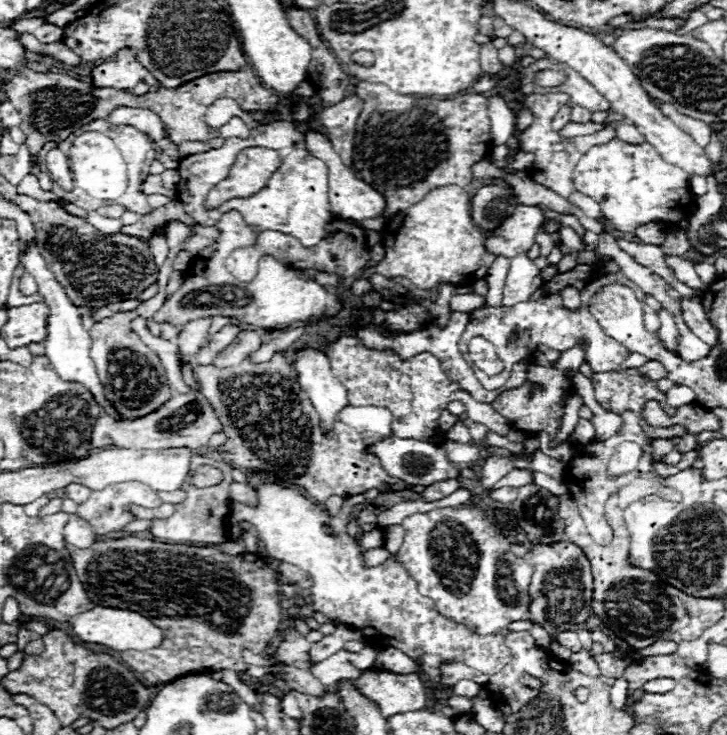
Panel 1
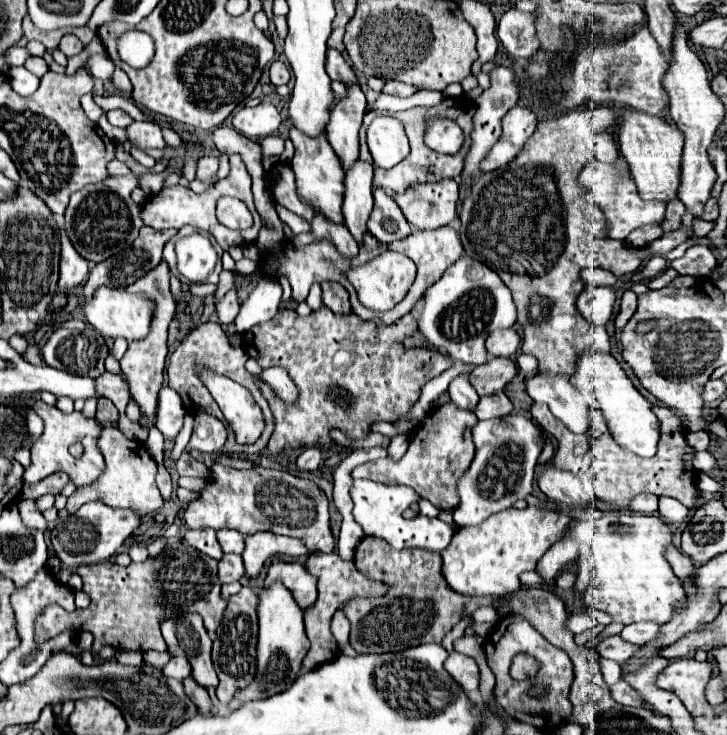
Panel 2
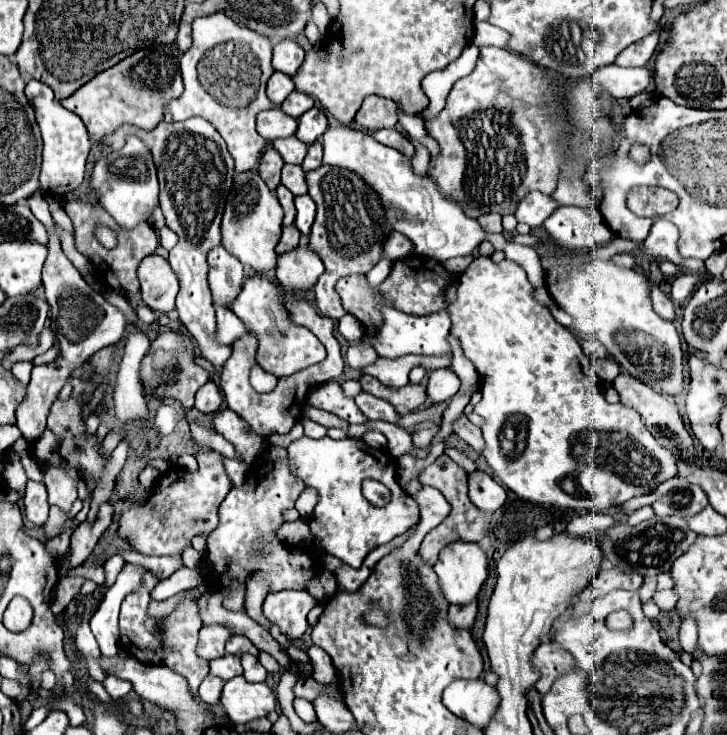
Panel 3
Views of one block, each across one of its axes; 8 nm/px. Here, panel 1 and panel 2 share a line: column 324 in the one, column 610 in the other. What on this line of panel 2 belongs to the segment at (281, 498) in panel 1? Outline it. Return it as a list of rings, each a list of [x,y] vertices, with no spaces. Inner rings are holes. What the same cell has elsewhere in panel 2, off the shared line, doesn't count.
[[[604,512],[600,518],[578,522],[570,534],[580,544],[586,544],[594,566],[594,580],[584,592],[582,602],[612,616],[624,626],[636,622],[666,624],[686,602],[682,580],[672,572],[666,550],[672,546],[674,528],[658,516]]]

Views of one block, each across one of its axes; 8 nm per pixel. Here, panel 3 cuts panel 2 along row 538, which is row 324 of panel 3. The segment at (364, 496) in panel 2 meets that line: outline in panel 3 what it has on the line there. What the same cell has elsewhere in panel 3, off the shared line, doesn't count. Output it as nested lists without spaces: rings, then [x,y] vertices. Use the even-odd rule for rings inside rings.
[[[380,306],[380,312],[384,314],[384,324],[370,336],[366,334],[364,340],[368,340],[378,356],[382,358],[398,358],[406,354],[426,354],[426,356],[452,356],[452,348],[448,342],[448,330],[450,330],[450,316],[446,310],[440,310],[430,316],[410,316],[404,312],[398,312],[388,306]]]

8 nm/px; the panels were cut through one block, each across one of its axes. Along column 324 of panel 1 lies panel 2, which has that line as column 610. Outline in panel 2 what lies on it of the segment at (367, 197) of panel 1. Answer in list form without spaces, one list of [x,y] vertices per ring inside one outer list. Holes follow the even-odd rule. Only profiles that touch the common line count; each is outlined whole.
[[[610,134],[596,136],[594,152],[596,152],[596,160],[600,160],[600,162],[616,162],[616,158],[618,158],[618,146]]]

